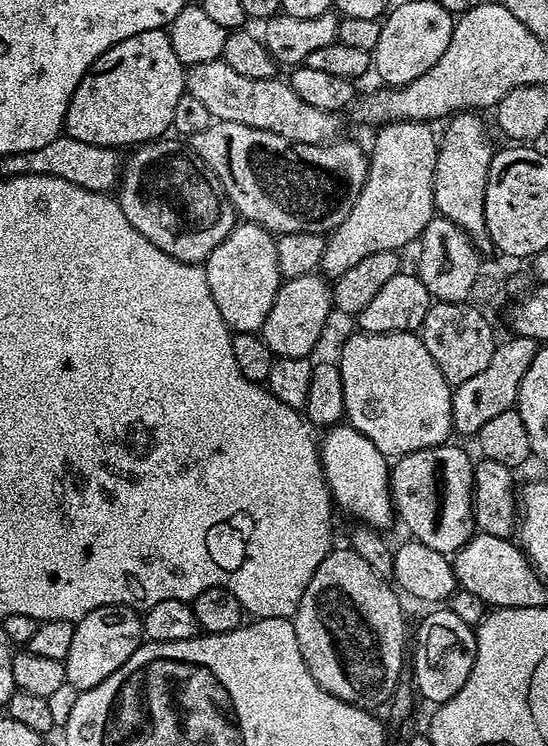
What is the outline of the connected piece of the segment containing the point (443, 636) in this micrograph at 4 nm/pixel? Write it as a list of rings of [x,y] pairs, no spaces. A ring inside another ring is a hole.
[[[432,610],[416,628],[416,649],[410,652],[410,673],[415,691],[432,706],[445,704],[470,678],[476,657],[476,634],[473,625],[462,622],[458,614],[447,610]]]

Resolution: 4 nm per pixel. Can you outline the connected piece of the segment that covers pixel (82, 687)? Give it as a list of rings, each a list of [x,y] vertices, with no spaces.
[[[125,604],[98,606],[98,610],[90,610],[90,614],[75,621],[75,626],[70,654],[66,654],[63,662],[68,683],[79,693],[98,686],[98,682],[106,682],[106,678],[110,678],[110,674],[114,674],[114,670],[118,670],[145,639],[141,613]]]

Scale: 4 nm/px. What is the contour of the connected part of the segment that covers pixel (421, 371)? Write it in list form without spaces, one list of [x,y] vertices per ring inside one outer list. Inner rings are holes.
[[[357,331],[340,348],[340,373],[346,394],[344,415],[382,455],[399,458],[445,443],[453,435],[453,385],[442,378],[438,362],[430,358],[416,332],[370,334]]]

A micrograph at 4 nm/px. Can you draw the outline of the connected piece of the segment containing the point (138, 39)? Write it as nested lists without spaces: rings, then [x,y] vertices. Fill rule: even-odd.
[[[163,28],[142,30],[142,34],[134,34],[110,46],[110,50],[103,52],[92,63],[90,70],[82,78],[82,82],[78,82],[70,98],[70,106],[64,119],[64,132],[70,138],[78,138],[78,142],[117,150],[161,139],[167,133],[164,131],[172,128],[178,98],[182,98],[185,91],[186,65],[178,58],[178,54],[174,54],[174,46],[170,46],[167,31]]]

